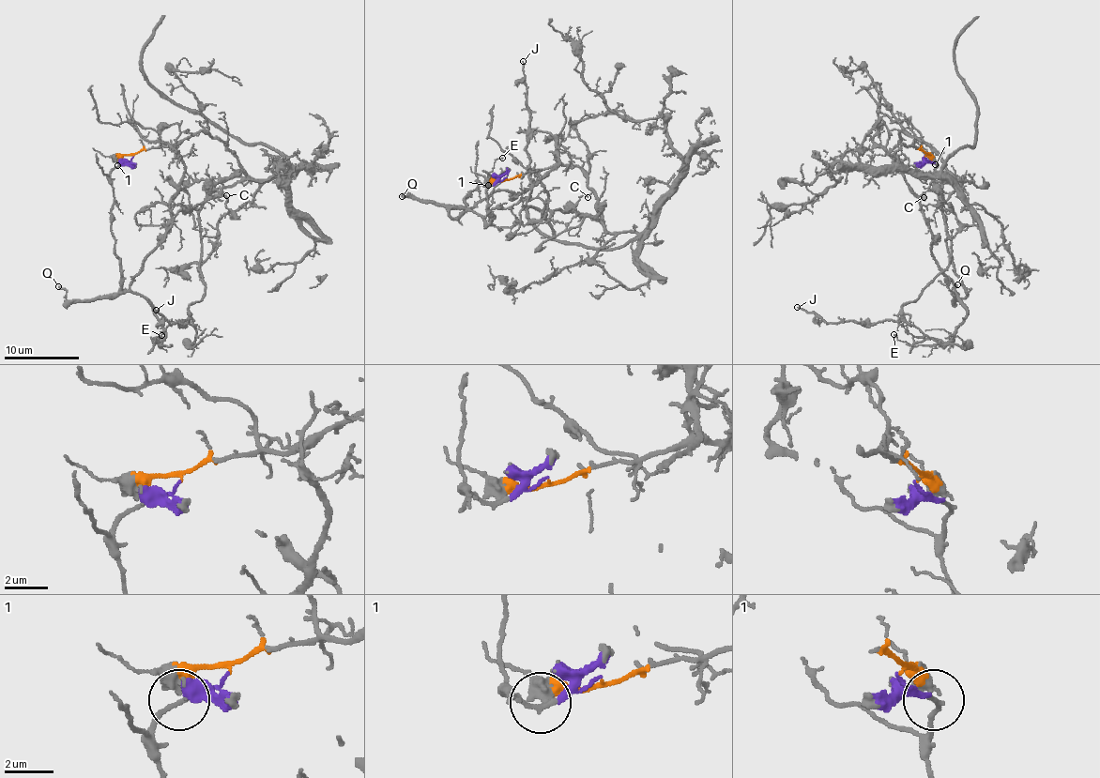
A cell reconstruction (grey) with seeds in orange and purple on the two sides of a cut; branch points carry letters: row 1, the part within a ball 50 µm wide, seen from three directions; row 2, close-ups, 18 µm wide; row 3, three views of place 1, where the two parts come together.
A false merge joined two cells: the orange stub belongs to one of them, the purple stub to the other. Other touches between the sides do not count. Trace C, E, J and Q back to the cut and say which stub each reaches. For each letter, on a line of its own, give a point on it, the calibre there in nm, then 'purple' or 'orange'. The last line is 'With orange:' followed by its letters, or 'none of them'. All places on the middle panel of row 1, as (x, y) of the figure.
C: (588, 197) | 130 nm | orange
E: (502, 158) | 120 nm | purple
J: (523, 61) | 150 nm | orange
Q: (402, 196) | 140 nm | purple
With orange: C, J

